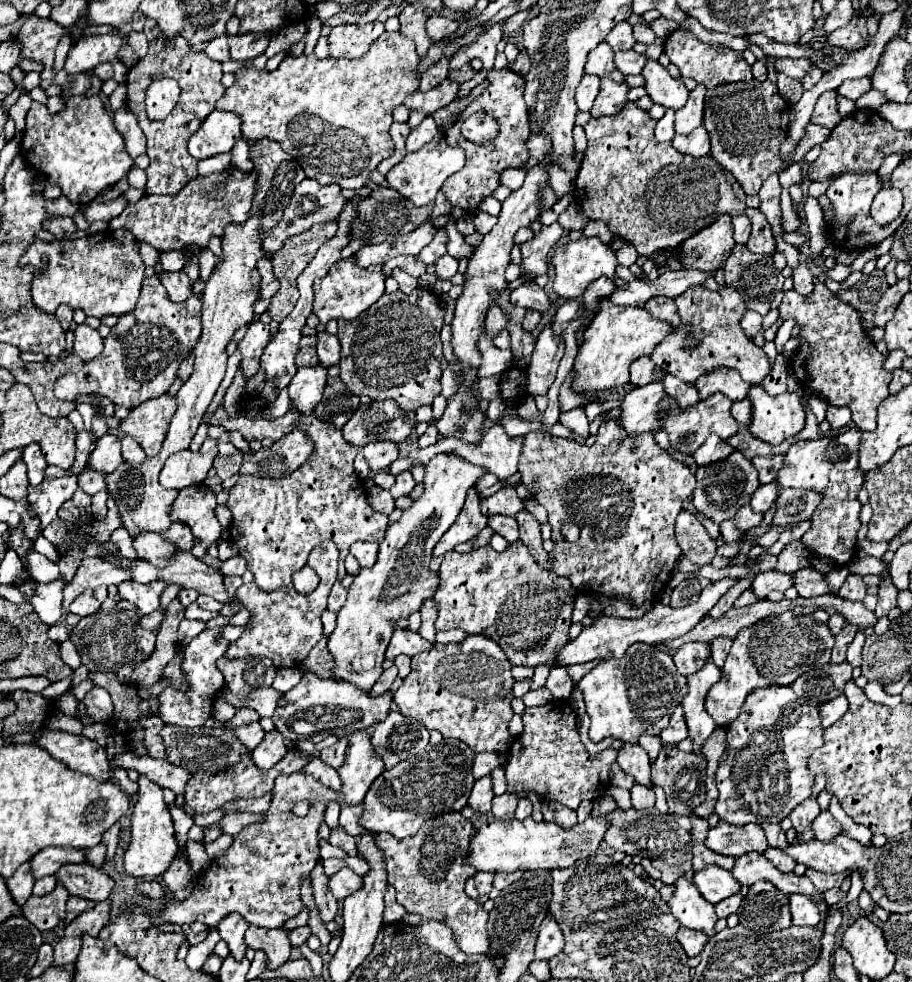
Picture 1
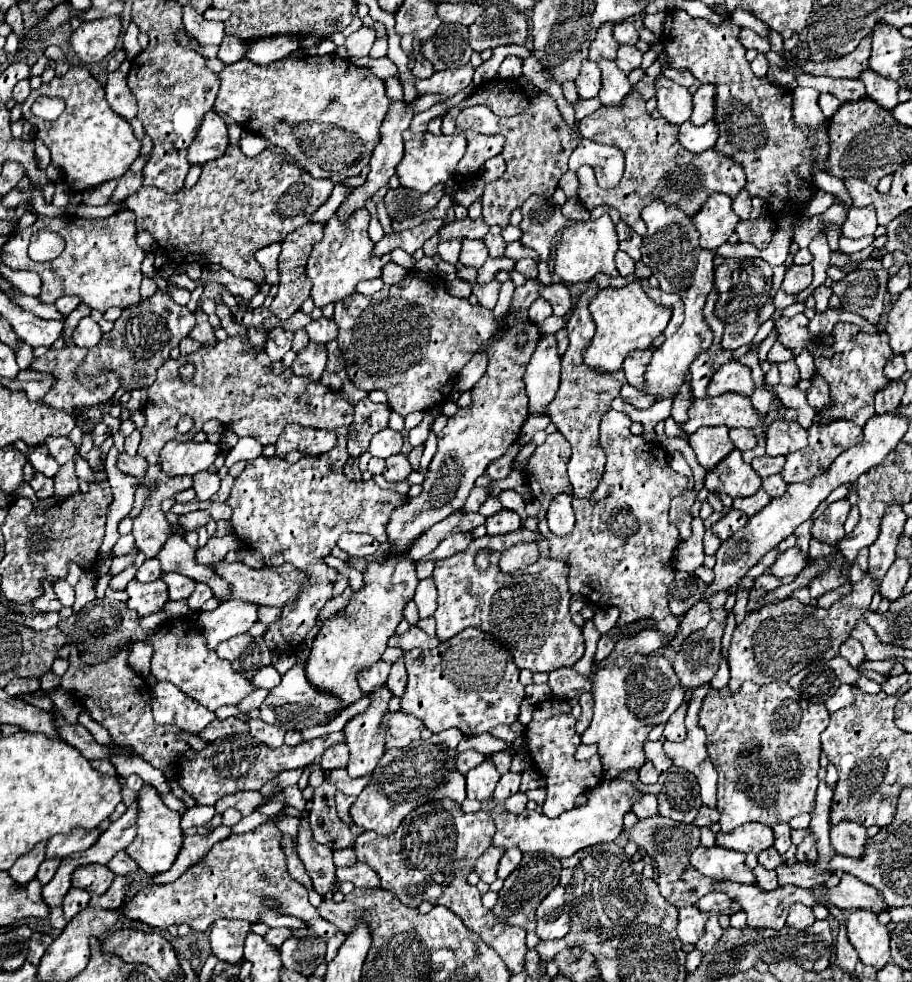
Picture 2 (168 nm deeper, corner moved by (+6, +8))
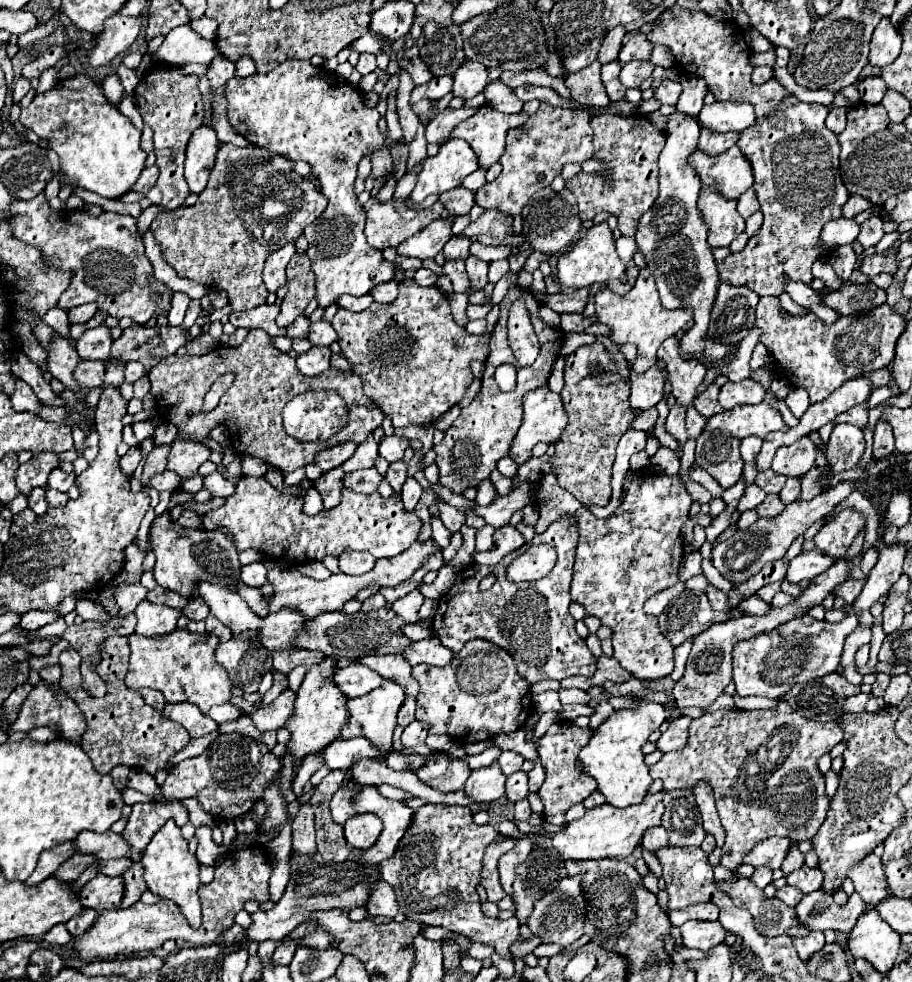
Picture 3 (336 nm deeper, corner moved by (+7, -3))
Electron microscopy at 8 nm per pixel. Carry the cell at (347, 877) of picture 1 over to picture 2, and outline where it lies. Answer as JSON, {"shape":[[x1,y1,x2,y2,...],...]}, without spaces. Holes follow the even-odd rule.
{"shape":[[355,863,351,867,337,867,337,879,339,881,351,881,355,887,381,889,379,875,365,863]]}

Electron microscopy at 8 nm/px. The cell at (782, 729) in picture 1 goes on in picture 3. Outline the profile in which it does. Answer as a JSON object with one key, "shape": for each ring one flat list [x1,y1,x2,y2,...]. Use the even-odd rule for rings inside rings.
{"shape":[[784,698,778,700,778,706,772,708,772,710,716,710,712,714,702,714,700,718,694,718,690,722,690,728,688,728,690,736,688,736,688,746,680,752,666,752,662,756,660,762,656,762,652,766,652,778,660,778,664,782,664,790,674,790,674,788,684,788,684,786,694,786,698,780,708,780,712,790,714,790,714,798,716,798,716,808,718,808,718,814,720,814,720,820,722,820,722,826,726,830,726,842,722,846,722,856,720,856,720,864,726,866,728,870,736,870,740,864,742,864,742,858,748,850,752,850,752,844,764,840,764,838,772,838,772,836,786,836,790,840,810,840,816,830,822,826,824,818,826,818,826,812,828,812,828,806,830,806,830,800,824,792,824,774,818,770,818,760,828,754,832,750,832,746,836,746,840,740,842,740,842,730,838,726,836,720,832,722,816,722,816,720,810,720,810,718,804,718,800,716,798,712,794,712,788,702]]}

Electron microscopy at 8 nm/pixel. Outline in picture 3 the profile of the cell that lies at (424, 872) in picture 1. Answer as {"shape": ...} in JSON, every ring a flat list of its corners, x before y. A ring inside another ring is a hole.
{"shape":[[424,804,418,810,414,810,412,822,406,828,396,852,378,864,378,874,382,880,386,880,394,888,398,908,408,920,424,922,430,926,442,926,446,930,452,930,456,934,466,936,472,942,482,942,482,944,492,946,506,960,514,960,510,946,520,940,520,922,514,916,508,920,484,916,480,910,480,898,476,894,476,884,480,882,480,878,478,878,480,876,480,862,482,862,484,850,496,836,498,836,498,832,494,826,474,824,472,812,464,806]]}

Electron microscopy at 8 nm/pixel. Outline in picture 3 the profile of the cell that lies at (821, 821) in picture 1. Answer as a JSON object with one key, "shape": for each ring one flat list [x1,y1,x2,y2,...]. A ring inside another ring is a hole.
{"shape":[[868,854,864,860,852,864,848,878,854,882,856,892,866,904,878,904,880,900,888,898,882,862,876,854]]}

